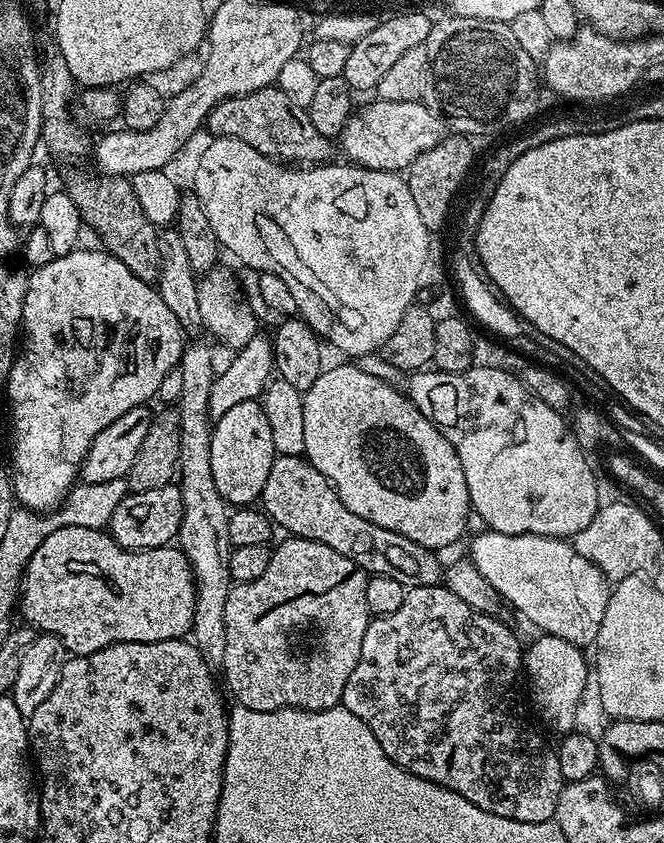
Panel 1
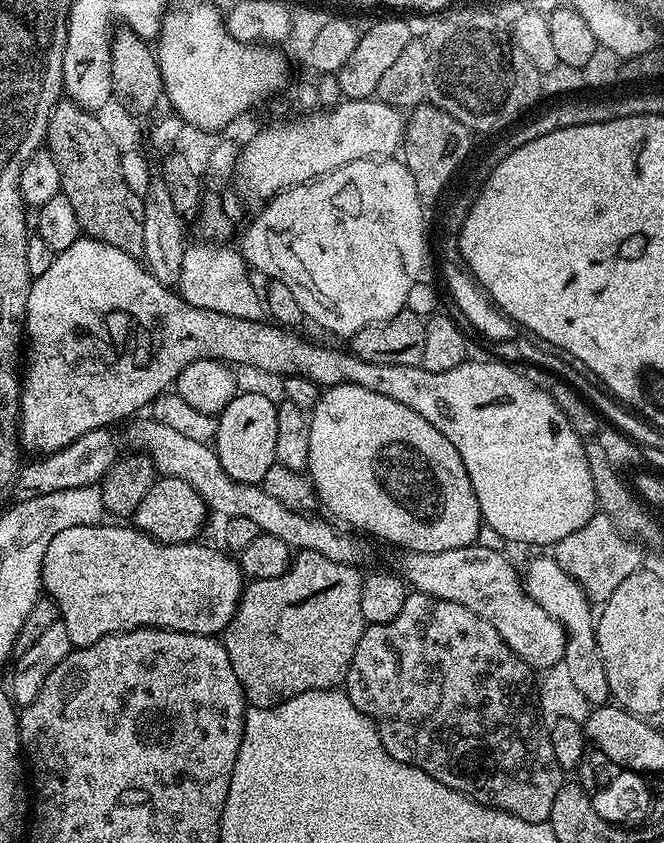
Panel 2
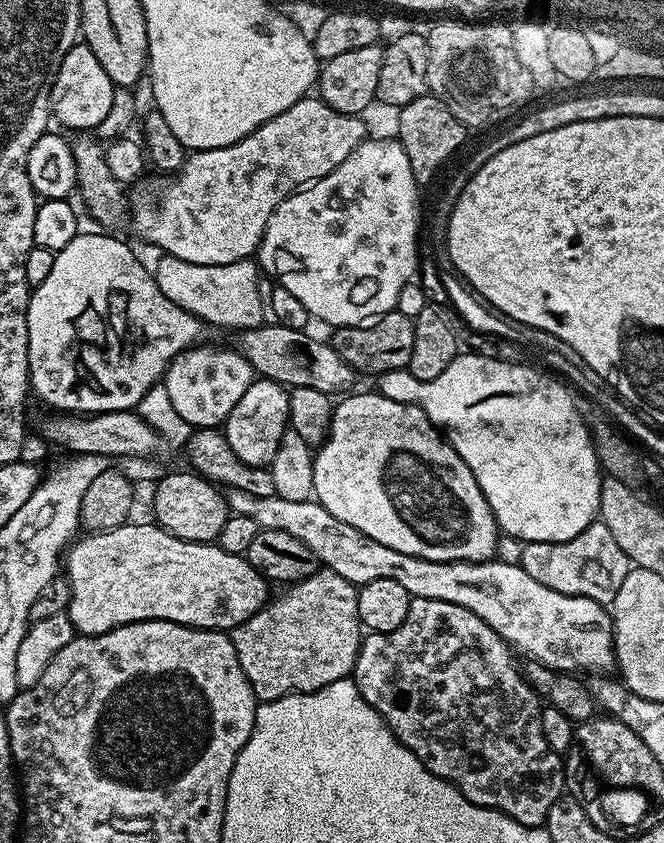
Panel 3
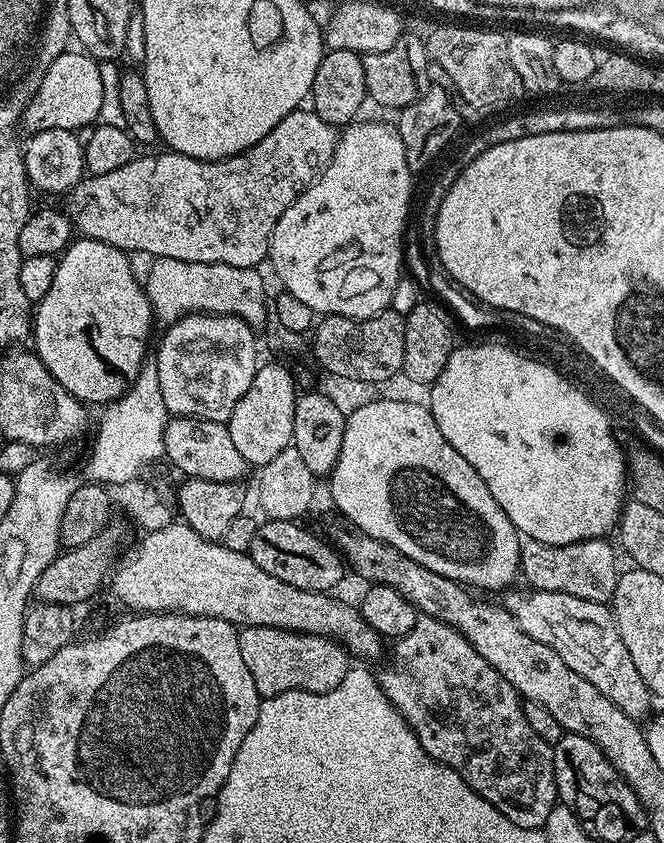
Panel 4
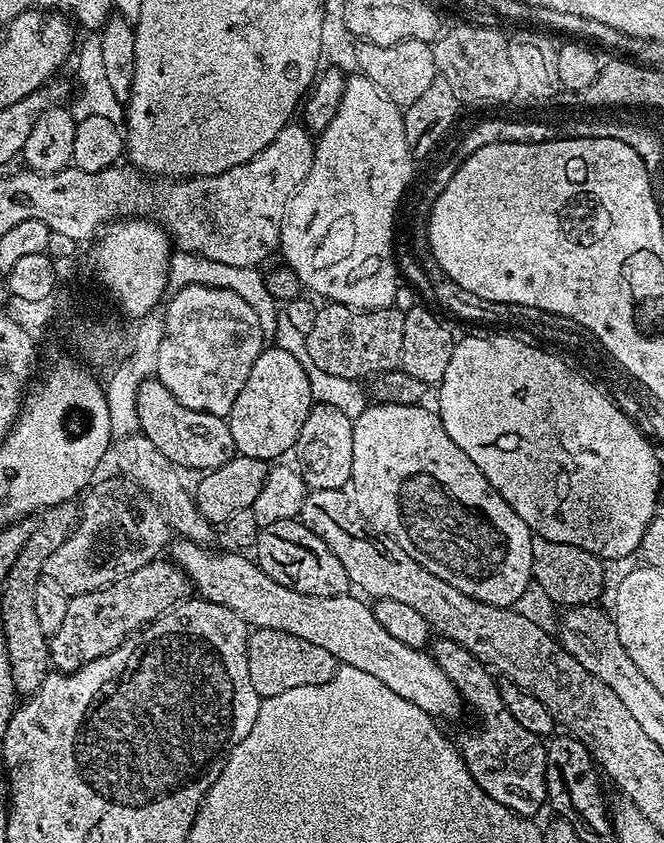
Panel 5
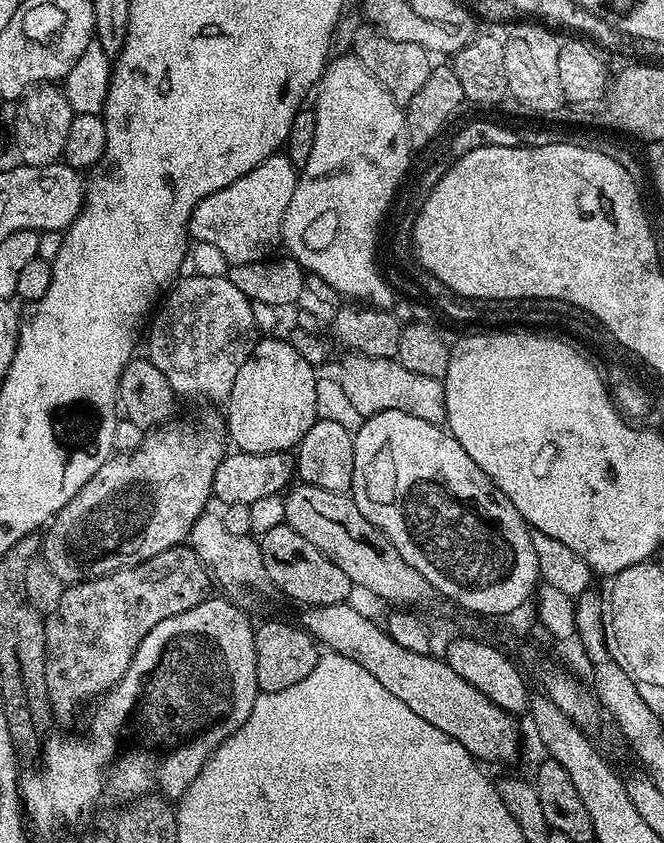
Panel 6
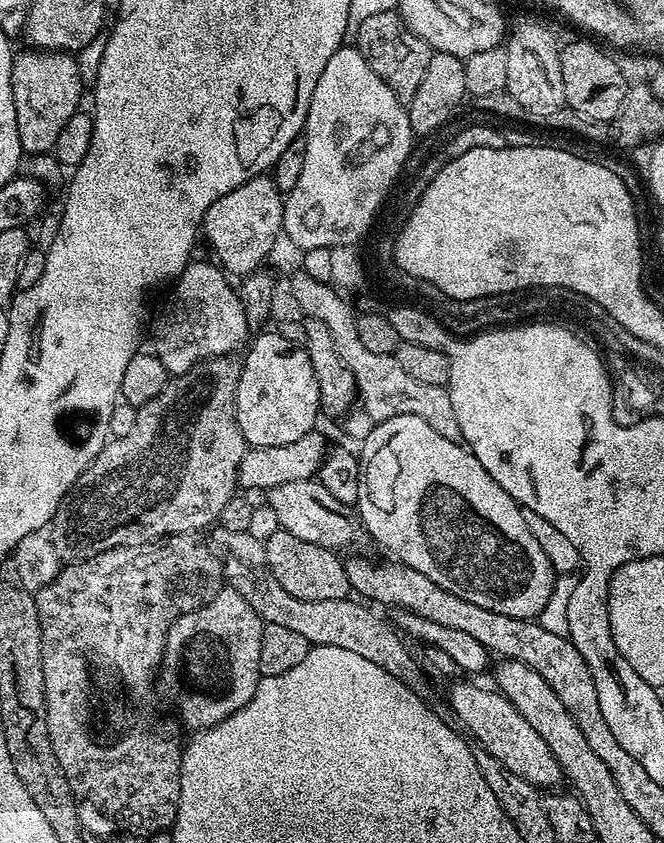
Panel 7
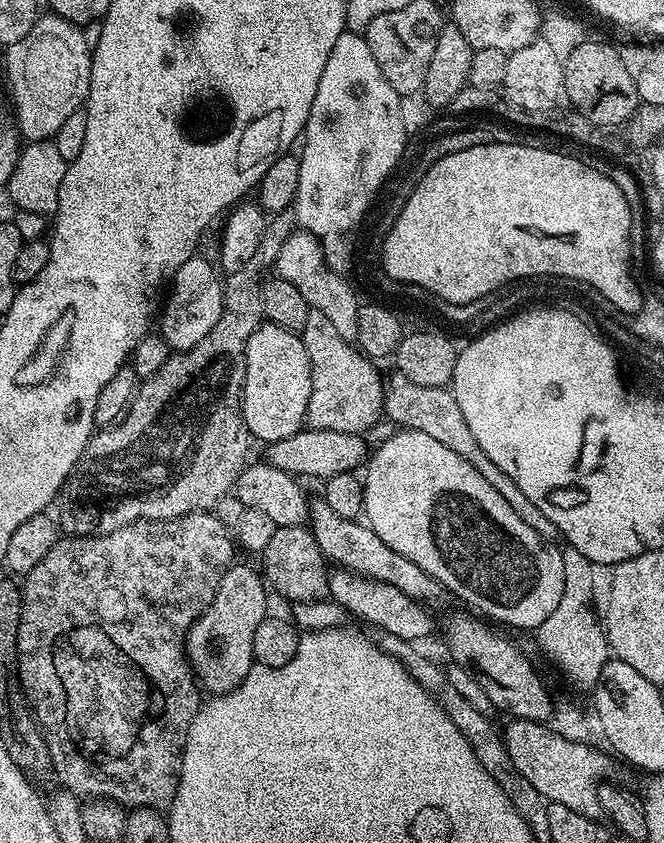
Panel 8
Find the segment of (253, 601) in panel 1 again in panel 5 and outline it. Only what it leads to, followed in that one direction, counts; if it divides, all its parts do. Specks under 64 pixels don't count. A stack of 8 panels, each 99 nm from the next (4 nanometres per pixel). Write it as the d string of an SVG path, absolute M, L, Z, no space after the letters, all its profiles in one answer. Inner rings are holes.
M258 628L248 634L246 666L250 666L250 683L263 698L286 694L286 690L294 690L298 686L325 684L336 673L338 661L330 654L330 650L322 650L322 646L306 642L306 638L294 638L294 634L286 634L282 630Z

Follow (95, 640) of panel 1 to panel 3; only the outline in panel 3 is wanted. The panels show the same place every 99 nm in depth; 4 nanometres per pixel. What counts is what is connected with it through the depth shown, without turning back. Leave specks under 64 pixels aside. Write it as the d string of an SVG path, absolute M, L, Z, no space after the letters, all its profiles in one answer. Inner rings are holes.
M129 522L114 530L81 535L67 549L62 568L65 573L68 571L68 617L82 636L106 634L118 626L143 620L165 620L191 628L231 630L246 622L246 618L258 614L258 610L262 610L270 599L269 581L247 558L222 550L216 542L199 544L183 540L164 531L155 522Z

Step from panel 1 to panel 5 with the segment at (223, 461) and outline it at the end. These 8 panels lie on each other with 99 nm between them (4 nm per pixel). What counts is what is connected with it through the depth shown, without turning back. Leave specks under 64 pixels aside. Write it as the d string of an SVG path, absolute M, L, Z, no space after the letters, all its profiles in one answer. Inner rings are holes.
M268 346L254 359L254 366L246 377L245 385L238 391L233 408L226 417L230 426L230 434L234 434L236 452L242 456L258 458L269 462L279 461L293 451L298 442L298 434L302 430L302 422L306 422L306 414L310 412L313 401L310 392L310 382L307 381L306 370L302 363L288 353L275 346Z

